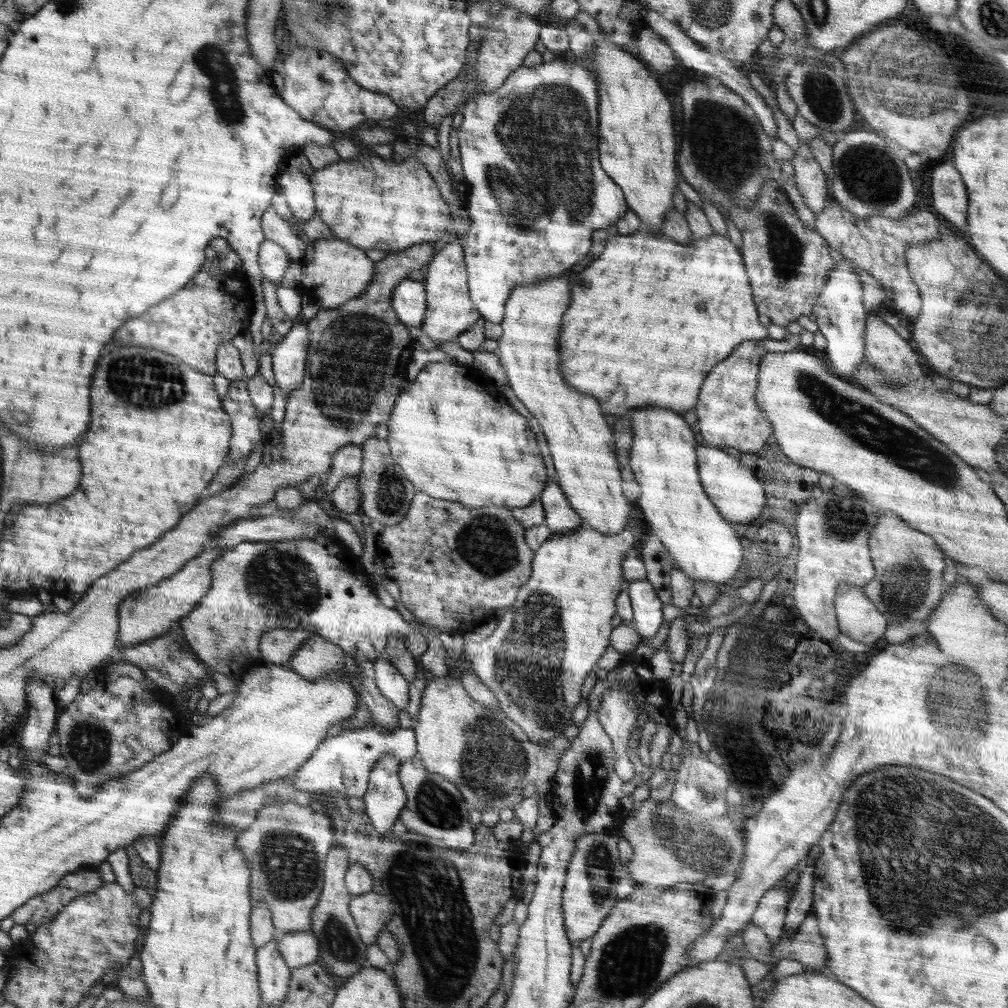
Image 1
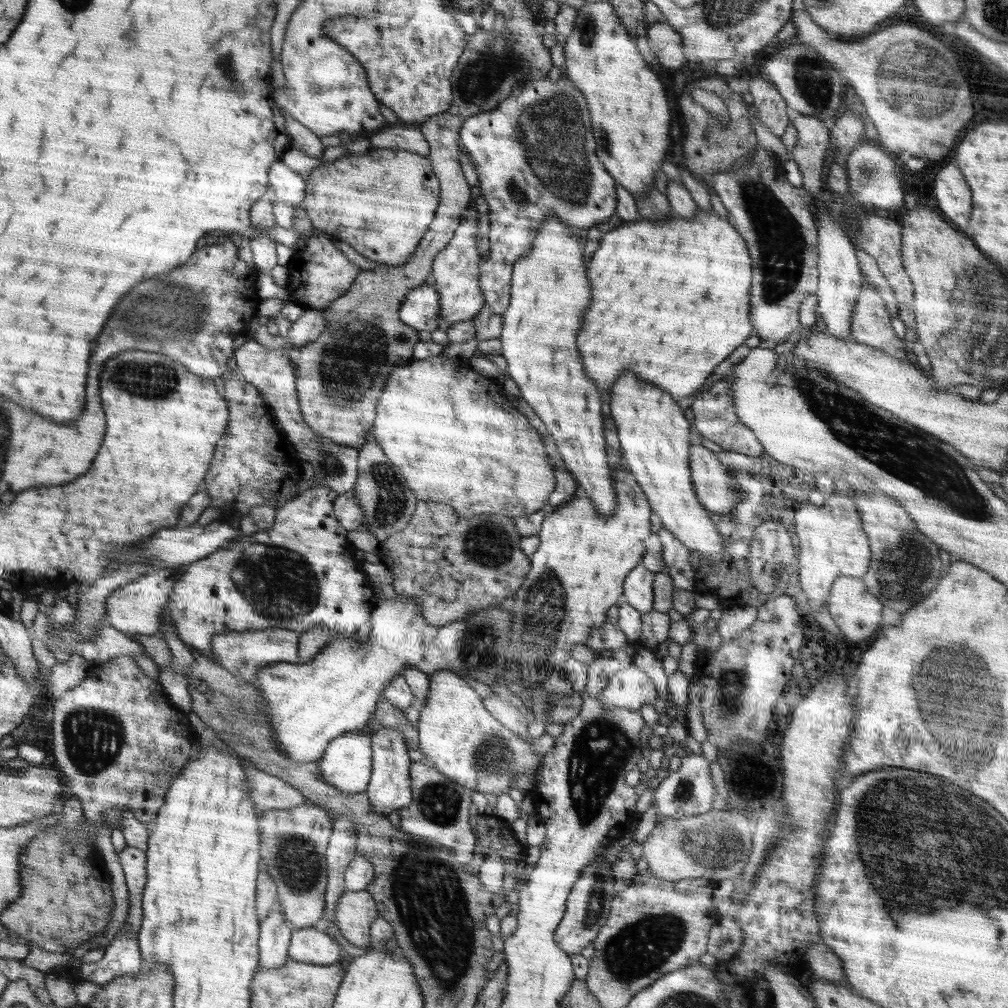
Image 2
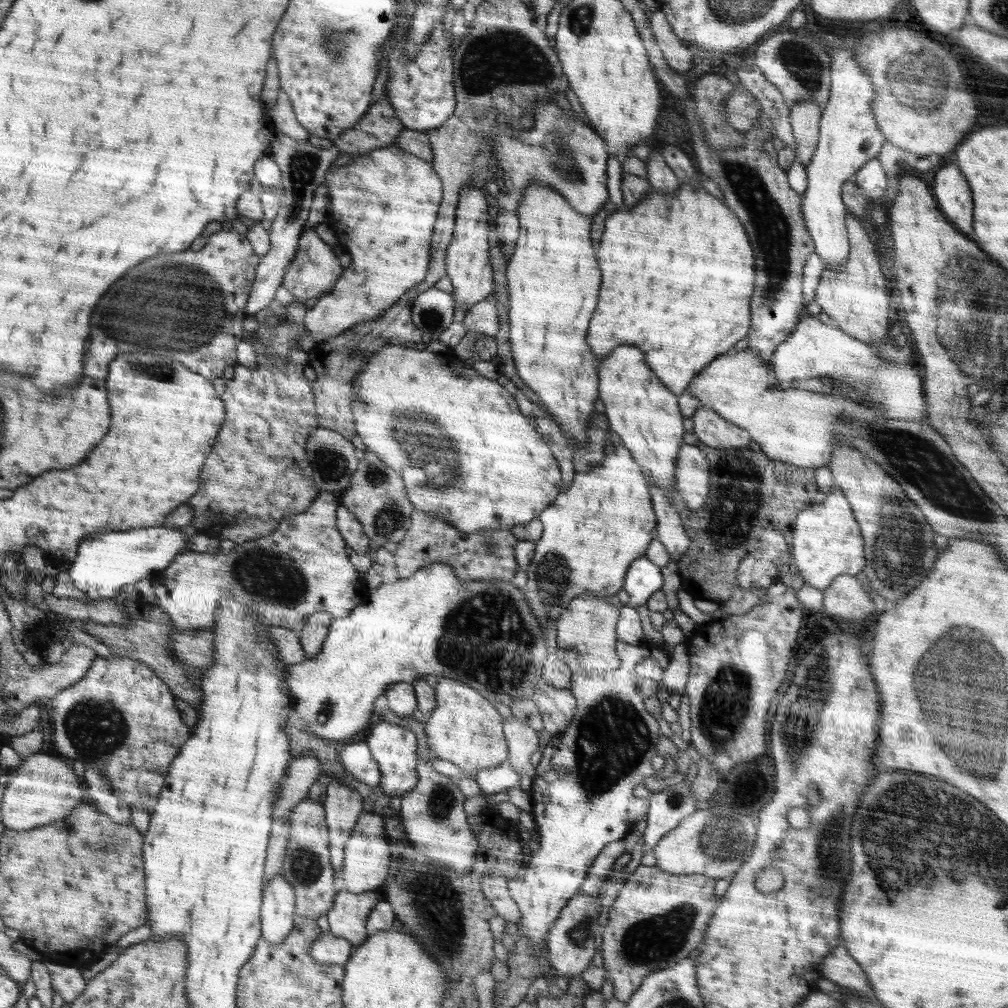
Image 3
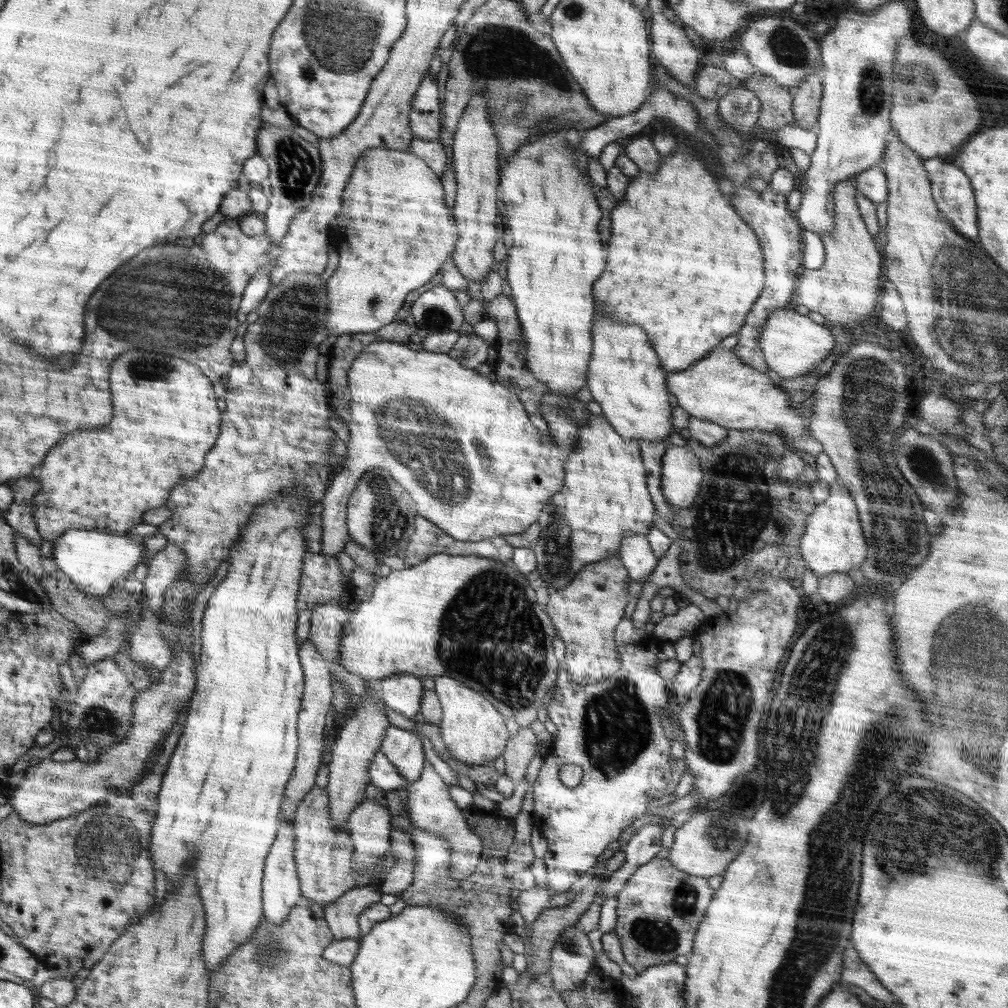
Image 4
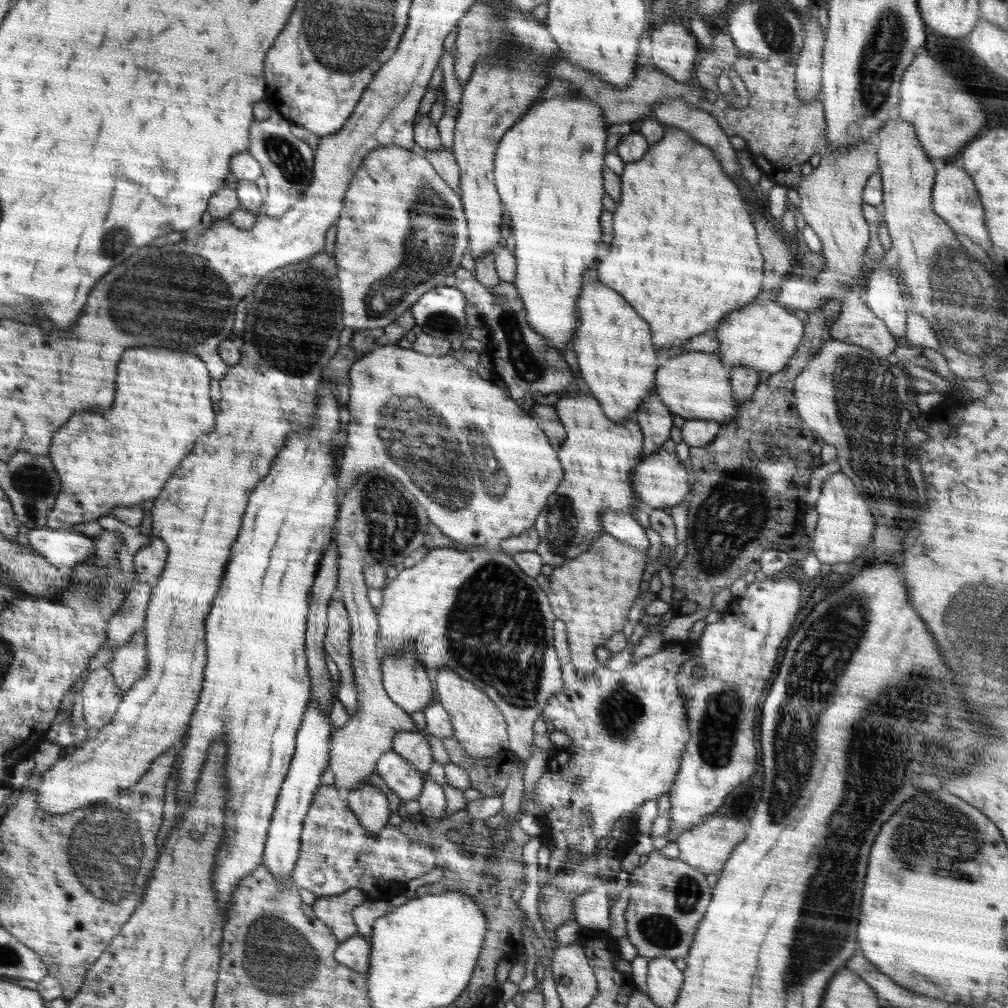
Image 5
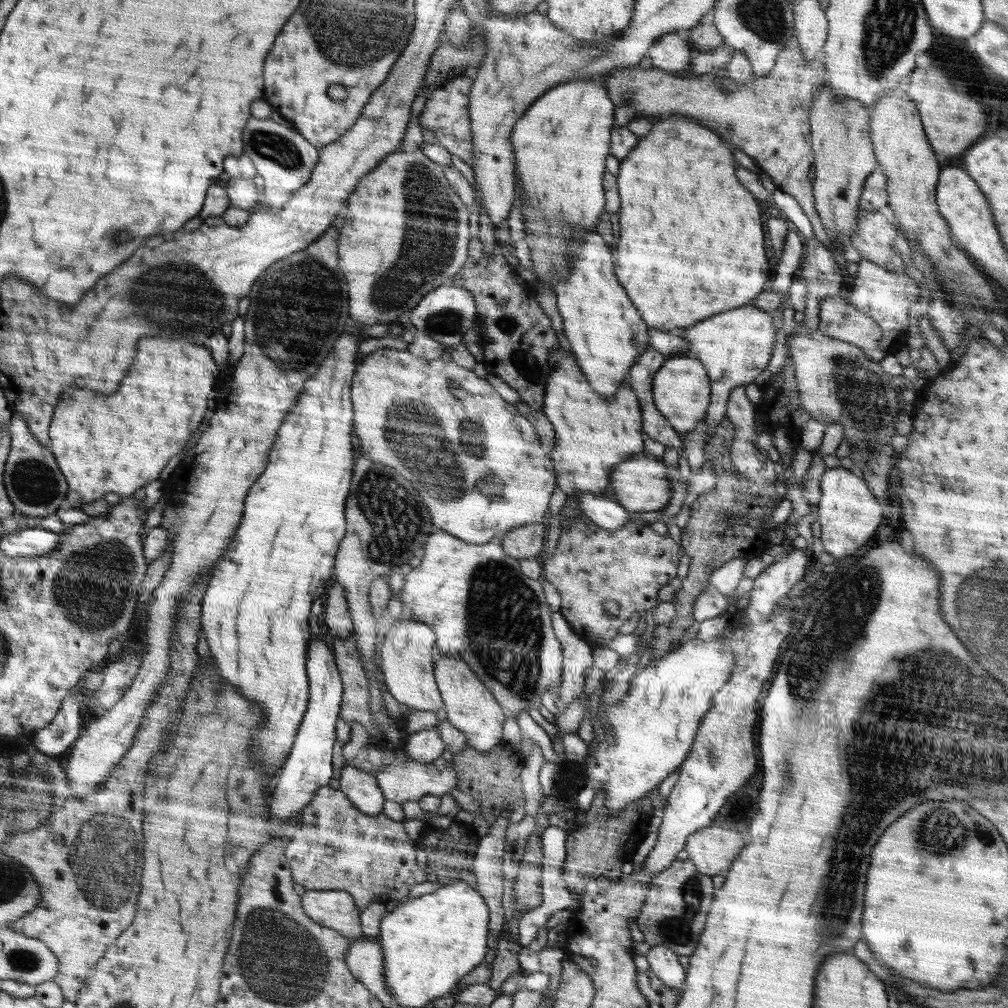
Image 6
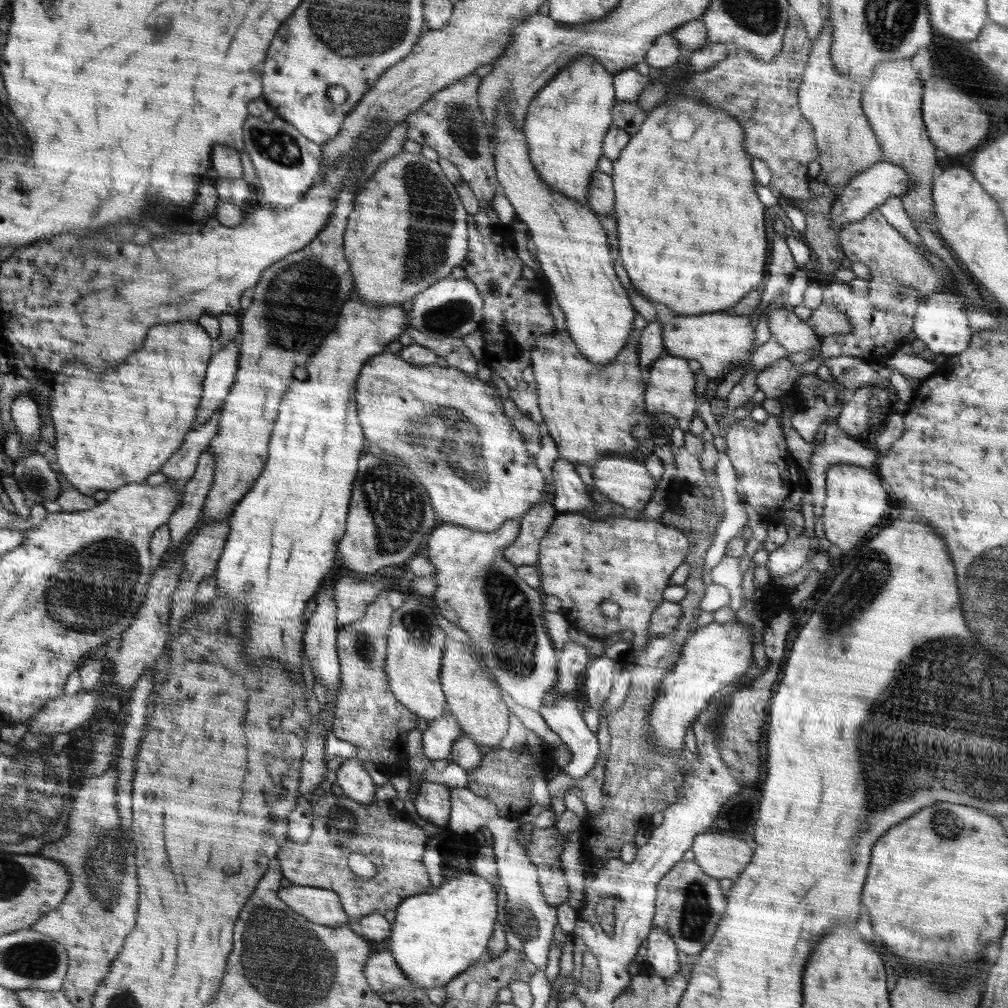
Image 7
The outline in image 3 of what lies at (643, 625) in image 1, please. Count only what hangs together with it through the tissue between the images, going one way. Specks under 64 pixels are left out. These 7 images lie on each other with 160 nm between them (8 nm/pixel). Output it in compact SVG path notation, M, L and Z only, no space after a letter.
M638 557L629 564L625 574L623 589L630 596L629 605L636 608L645 605L646 601L662 587L661 568L656 566L648 557Z

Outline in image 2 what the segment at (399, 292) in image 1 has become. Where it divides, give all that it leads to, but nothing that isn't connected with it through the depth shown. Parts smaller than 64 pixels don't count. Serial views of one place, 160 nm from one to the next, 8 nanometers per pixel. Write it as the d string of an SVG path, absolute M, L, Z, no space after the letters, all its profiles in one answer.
M422 284L412 289L400 306L399 319L418 331L434 332L440 329L438 292L433 286Z

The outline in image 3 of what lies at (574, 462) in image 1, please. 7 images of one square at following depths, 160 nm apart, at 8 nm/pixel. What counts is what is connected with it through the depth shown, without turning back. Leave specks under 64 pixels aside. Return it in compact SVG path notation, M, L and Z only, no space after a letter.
M530 183L522 193L521 201L517 206L517 218L519 233L515 240L514 252L508 262L506 277L508 278L508 293L510 294L509 309L509 326L510 326L510 344L512 347L513 361L520 376L533 391L539 400L547 408L550 416L559 424L562 434L566 431L573 436L575 443L585 441L585 432L587 424L591 418L592 411L595 410L595 402L598 397L598 376L596 376L596 360L586 344L586 330L588 330L588 322L592 318L592 312L596 308L596 300L598 300L598 290L600 290L600 270L598 270L598 258L596 258L596 250L592 248L592 240L590 240L590 220L586 215L580 214L572 205L553 188L541 185L540 183Z

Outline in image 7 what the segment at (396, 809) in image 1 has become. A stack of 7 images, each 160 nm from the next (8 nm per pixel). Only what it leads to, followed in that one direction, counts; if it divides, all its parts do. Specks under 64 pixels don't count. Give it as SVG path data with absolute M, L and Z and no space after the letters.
M446 711L438 718L429 722L422 735L422 748L424 756L431 761L447 759L452 745L464 735L462 727L458 724L452 711Z

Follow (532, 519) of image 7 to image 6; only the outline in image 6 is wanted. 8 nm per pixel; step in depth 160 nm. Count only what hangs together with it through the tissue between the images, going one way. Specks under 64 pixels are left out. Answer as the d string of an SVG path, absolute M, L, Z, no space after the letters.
M542 520L509 530L502 536L504 553L512 559L540 558L545 548L548 523Z

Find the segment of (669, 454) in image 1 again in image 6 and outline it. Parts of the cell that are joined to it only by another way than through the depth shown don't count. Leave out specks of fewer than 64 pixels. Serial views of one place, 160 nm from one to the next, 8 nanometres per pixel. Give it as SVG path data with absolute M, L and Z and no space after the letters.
M580 232L577 249L566 280L554 286L558 310L564 321L564 332L572 346L571 352L584 376L600 398L610 400L616 389L629 382L629 368L636 357L650 348L650 333L638 310L630 302L614 274L610 248L596 232Z

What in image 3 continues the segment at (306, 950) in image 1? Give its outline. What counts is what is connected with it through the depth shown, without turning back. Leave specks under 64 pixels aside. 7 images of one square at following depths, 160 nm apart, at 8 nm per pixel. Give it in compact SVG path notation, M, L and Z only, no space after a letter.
M321 934L309 953L316 962L325 965L345 965L354 945L346 939L330 934Z

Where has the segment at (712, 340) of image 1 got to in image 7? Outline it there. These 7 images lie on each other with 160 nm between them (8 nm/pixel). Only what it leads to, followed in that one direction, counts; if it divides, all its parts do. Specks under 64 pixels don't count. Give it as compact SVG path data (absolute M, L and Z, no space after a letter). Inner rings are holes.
M682 93L647 113L639 131L628 141L620 157L613 161L614 207L618 212L616 222L624 268L628 276L632 276L630 280L642 296L666 304L676 315L724 312L750 294L754 286L760 284L761 287L766 280L768 246L764 206L754 188L754 174L750 166L753 160L744 152L742 142L744 132L733 116ZM680 126L690 126L690 138L682 138Z

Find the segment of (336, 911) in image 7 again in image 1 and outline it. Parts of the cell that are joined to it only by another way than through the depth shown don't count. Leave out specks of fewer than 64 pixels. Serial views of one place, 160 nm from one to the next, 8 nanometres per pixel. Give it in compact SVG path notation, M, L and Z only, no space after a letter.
M372 890L361 895L351 895L349 913L353 916L360 938L366 945L376 942L378 933L394 915L390 899Z

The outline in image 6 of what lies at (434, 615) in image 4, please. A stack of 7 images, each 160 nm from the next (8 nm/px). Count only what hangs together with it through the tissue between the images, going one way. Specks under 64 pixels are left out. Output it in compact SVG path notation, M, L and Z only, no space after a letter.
M434 531L428 535L426 545L421 551L421 563L413 568L408 574L405 575L404 587L400 591L400 600L402 603L408 604L412 609L412 618L417 621L425 622L429 624L433 631L436 633L437 644L436 653L437 656L460 656L474 672L476 676L482 680L495 696L495 699L500 703L502 710L507 716L516 718L519 712L524 712L527 708L539 709L541 704L542 693L554 685L558 685L562 676L562 653L561 644L555 637L551 625L551 614L544 591L542 589L541 580L532 580L522 574L521 566L517 559L512 559L502 548L502 535L496 536L486 542L486 544L468 544L468 542L462 542L455 536L448 534L444 531Z

